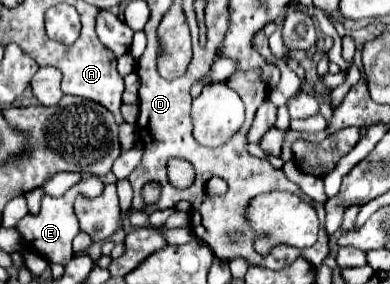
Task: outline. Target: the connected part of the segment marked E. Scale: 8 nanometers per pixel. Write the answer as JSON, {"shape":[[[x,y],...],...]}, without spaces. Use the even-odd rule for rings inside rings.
{"shape":[[[87,177],[87,179],[81,179],[81,183],[77,183],[73,189],[69,189],[63,197],[43,197],[41,201],[41,211],[37,217],[33,215],[27,215],[25,219],[19,221],[17,225],[17,231],[21,233],[25,245],[29,249],[33,249],[35,253],[39,253],[43,259],[47,259],[49,263],[61,263],[61,265],[67,265],[73,257],[73,249],[71,249],[71,241],[73,237],[79,233],[79,221],[73,213],[73,201],[83,195],[87,199],[93,199],[93,197],[99,197],[99,193],[103,193],[103,183],[99,177]]]}

